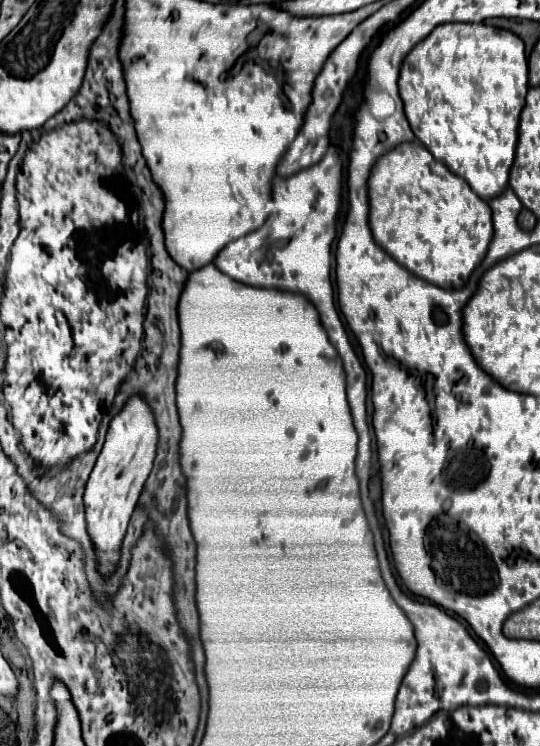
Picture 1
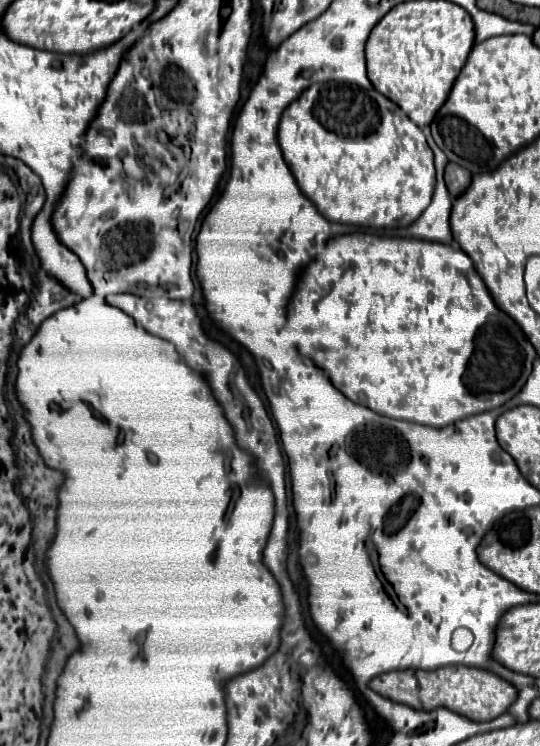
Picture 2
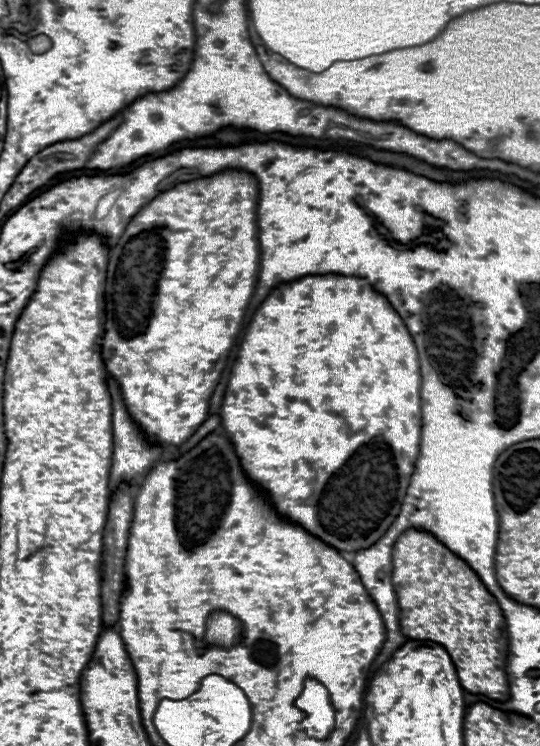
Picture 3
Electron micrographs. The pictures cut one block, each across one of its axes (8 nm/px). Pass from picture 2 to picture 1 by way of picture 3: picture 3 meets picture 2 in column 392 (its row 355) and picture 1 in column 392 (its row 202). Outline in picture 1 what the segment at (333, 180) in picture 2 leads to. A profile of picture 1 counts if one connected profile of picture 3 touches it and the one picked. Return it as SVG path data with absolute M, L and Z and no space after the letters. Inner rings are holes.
M418 140L404 142L376 160L368 178L368 206L368 226L376 244L412 274L440 288L462 288L486 256L492 240L492 212L488 202L476 196L466 180L452 174Z

